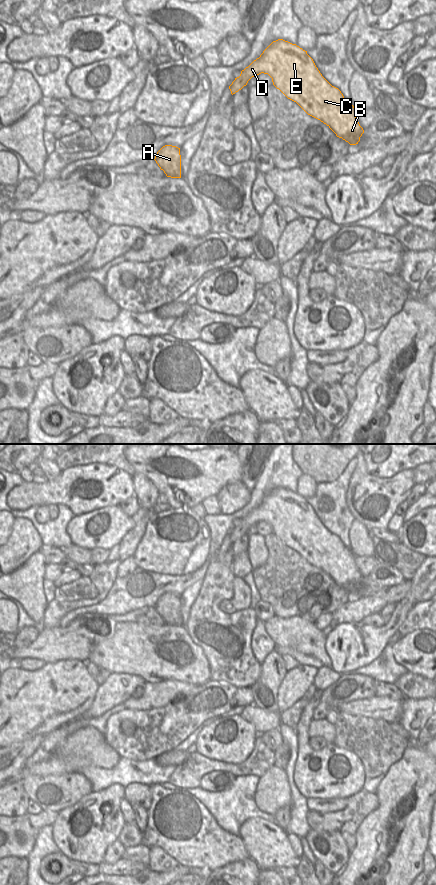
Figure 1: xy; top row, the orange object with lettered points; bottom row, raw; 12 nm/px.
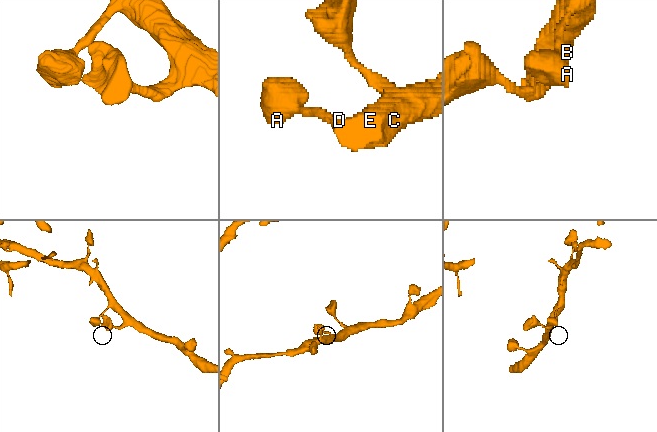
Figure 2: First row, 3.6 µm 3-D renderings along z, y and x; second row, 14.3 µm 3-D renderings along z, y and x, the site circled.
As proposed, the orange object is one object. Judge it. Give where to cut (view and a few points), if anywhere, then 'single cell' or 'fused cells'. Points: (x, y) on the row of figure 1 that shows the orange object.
cut none; single cell

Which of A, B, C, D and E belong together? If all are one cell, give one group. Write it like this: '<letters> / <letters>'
A B C D E

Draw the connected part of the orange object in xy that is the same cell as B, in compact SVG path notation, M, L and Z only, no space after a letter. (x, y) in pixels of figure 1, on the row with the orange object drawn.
M283 39L273 41L248 67L241 71L229 86L231 94L235 94L247 85L248 81L261 73L272 78L273 85L288 99L296 102L308 115L326 124L337 137L350 145L356 145L364 133L355 117L355 108L349 99L345 99L341 91L332 86L320 73L313 59L296 44Z

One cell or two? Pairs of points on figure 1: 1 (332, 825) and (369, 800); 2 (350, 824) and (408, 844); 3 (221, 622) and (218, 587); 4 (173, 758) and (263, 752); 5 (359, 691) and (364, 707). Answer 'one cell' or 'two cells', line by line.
1: one cell
2: two cells
3: one cell
4: two cells
5: two cells

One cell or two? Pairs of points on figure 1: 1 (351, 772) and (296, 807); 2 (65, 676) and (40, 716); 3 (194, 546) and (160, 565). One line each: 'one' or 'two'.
1: two
2: one
3: one

